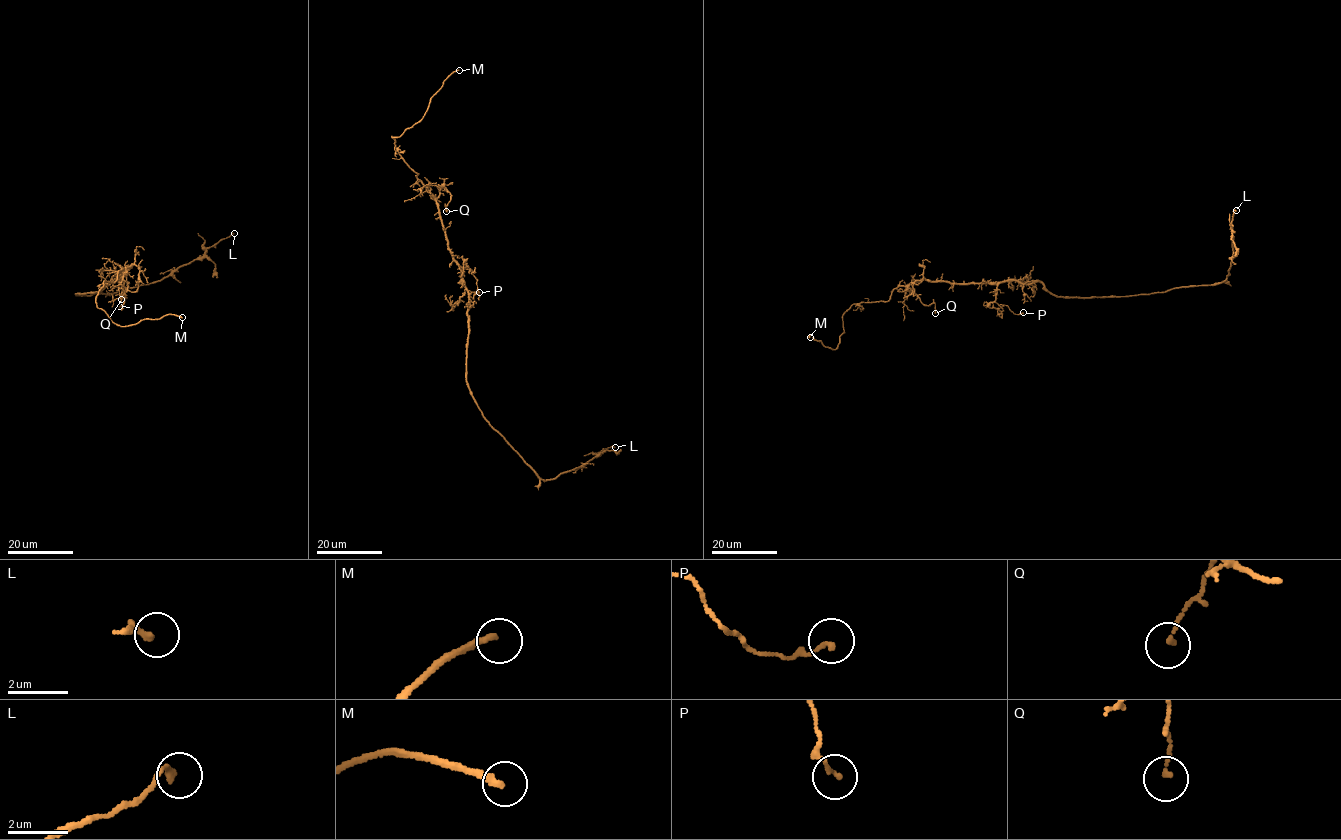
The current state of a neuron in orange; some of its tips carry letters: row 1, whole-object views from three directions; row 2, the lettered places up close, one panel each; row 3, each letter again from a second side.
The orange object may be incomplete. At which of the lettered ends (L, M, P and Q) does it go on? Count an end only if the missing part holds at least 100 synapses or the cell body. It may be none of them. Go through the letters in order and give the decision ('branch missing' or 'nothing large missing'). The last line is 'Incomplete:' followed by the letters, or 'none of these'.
L: nothing large missing
M: branch missing
P: nothing large missing
Q: nothing large missing
Incomplete: M

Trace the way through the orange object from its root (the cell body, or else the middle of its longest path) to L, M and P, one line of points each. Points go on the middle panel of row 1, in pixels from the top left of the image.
L: (467, 315), (466, 382), (470, 392), (481, 414), (539, 477), (554, 479), (584, 466), (607, 447), (615, 447)
M: (467, 315), (468, 290), (448, 247), (438, 203), (392, 136), (422, 119), (444, 80), (459, 70)
P: (467, 315), (468, 290), (462, 272), (467, 266), (477, 280), (479, 292)

